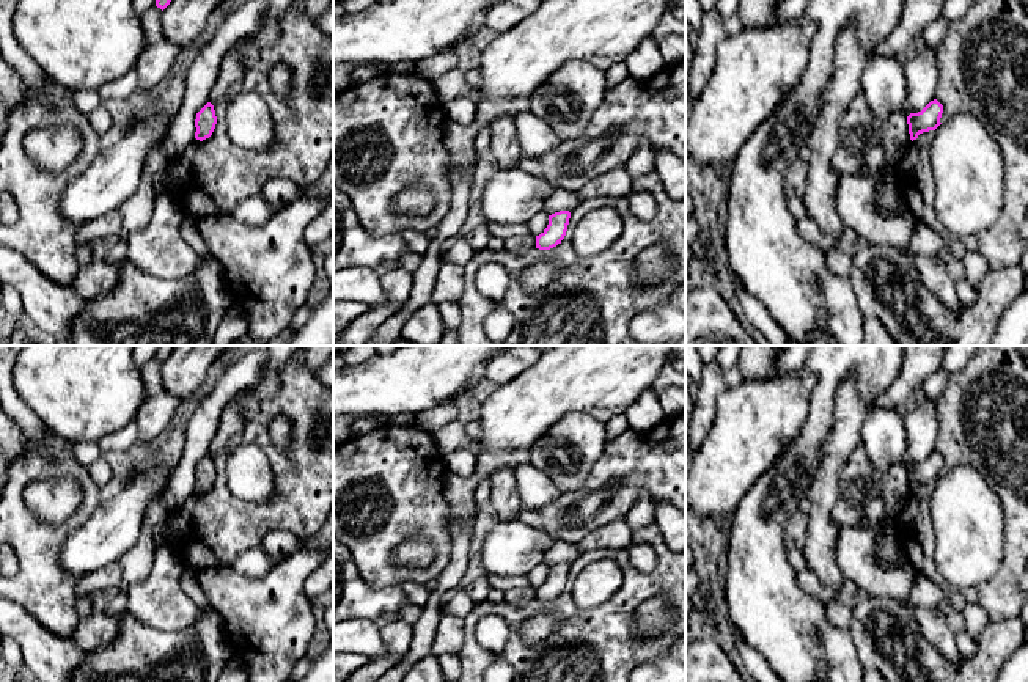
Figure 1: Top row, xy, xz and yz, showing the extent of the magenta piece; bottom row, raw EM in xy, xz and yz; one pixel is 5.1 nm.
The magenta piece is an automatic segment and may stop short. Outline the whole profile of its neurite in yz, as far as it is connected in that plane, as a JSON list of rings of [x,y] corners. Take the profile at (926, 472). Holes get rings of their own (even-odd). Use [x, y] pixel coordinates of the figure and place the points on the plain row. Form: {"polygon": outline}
{"polygon": [[[934,451],[921,464],[907,468],[910,492],[916,492],[920,486],[935,482],[942,475],[943,457]]]}

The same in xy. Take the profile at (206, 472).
{"polygon": [[[207,454],[198,465],[196,465],[196,471],[195,471],[195,490],[203,493],[206,490],[209,490],[215,481],[217,476],[217,468],[215,468],[215,462],[214,457],[211,454]]]}

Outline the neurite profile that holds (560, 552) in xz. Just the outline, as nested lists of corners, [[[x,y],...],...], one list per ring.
[[[555,541],[555,544],[545,552],[542,564],[549,567],[560,563],[572,564],[580,555],[582,553],[575,544]]]

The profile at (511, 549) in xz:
[[[511,520],[498,522],[478,548],[487,575],[522,577],[542,563],[553,544],[555,539],[542,530]]]

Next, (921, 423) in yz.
[[[923,394],[915,396],[915,407],[905,410],[907,429],[907,451],[904,454],[904,465],[921,464],[931,453],[935,451],[938,435],[938,420],[935,404],[927,401]]]

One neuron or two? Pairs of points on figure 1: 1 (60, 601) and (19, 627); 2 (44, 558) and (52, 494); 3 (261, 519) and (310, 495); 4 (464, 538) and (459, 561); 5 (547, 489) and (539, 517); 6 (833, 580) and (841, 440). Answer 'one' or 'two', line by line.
1: two
2: two
3: one
4: one
5: two
6: one

